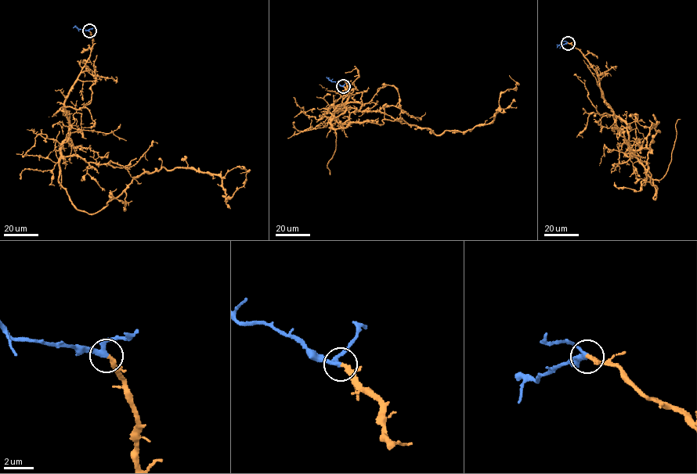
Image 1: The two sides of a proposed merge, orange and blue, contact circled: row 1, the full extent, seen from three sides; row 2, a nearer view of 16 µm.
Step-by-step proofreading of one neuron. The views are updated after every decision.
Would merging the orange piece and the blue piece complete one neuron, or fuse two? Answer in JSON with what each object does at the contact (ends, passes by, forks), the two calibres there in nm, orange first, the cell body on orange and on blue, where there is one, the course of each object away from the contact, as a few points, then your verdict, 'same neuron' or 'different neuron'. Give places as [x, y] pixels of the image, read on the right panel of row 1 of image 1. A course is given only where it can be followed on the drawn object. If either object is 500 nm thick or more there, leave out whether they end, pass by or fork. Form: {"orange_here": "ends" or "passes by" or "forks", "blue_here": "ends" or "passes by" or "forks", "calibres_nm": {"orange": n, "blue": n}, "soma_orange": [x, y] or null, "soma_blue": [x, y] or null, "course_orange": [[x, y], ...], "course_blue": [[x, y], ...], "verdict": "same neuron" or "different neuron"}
{"orange_here": "ends", "blue_here": "passes by", "calibres_nm": {"orange": 280, "blue": 260}, "soma_orange": null, "soma_blue": null, "course_orange": [[568, 43], [625, 123], [655, 199], [647, 163], [658, 123], [638, 150], [615, 123], [607, 128]], "course_blue": [[568, 43], [556, 48]], "verdict": "same neuron"}

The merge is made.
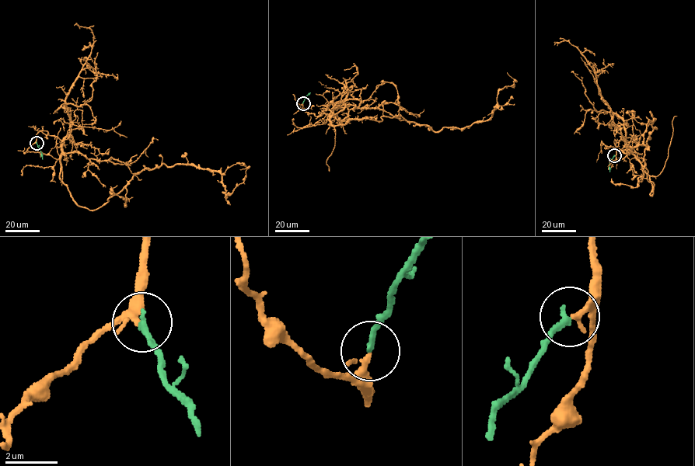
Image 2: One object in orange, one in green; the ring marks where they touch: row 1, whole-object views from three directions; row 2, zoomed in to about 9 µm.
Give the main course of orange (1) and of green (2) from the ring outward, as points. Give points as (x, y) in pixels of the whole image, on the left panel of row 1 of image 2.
1: (36, 143), (40, 130), (62, 141), (60, 177), (89, 210), (163, 164), (215, 170), (225, 196), (239, 169)
2: (36, 143), (43, 159)

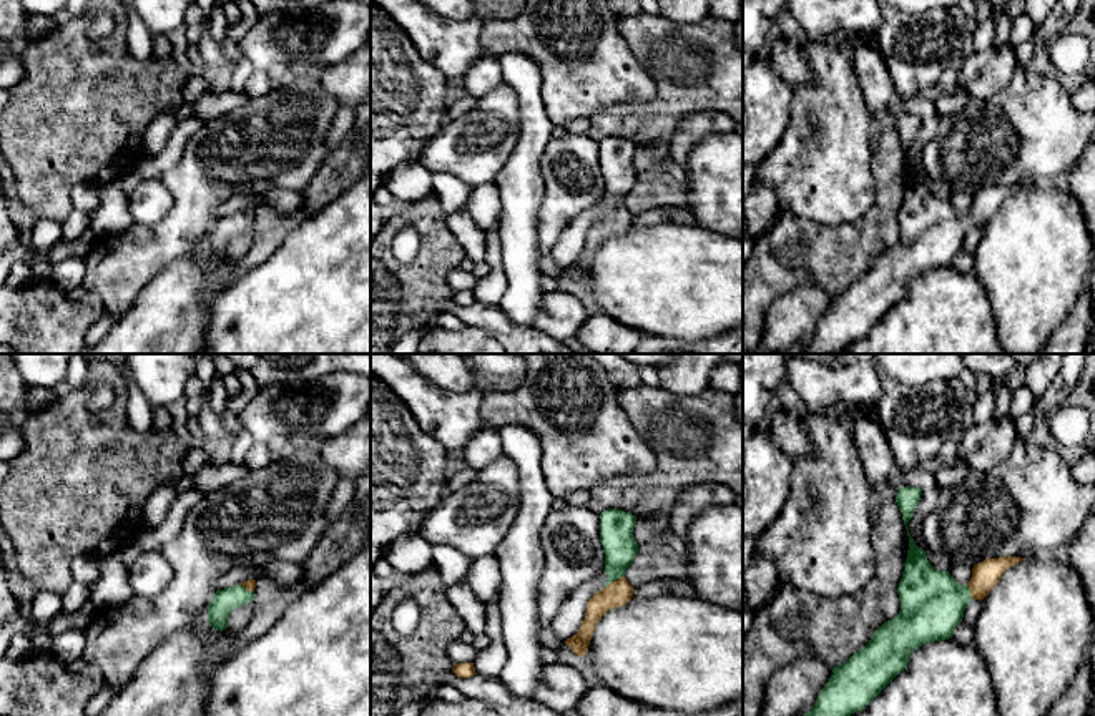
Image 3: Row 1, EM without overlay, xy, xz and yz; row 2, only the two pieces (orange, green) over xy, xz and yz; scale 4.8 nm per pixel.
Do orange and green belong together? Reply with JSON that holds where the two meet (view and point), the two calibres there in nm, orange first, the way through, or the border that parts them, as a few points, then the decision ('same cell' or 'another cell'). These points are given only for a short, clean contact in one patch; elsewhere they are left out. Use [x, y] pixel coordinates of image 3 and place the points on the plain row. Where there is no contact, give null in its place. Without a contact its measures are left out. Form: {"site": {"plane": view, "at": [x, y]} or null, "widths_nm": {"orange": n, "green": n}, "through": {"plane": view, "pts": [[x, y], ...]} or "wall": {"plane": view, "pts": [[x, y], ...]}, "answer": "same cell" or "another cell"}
{"site": {"plane": "xz", "at": [615, 208]}, "widths_nm": {"orange": 120, "green": 160}, "through": {"plane": "xz", "pts": [[617, 221], [615, 208], [615, 156]]}, "answer": "same cell"}

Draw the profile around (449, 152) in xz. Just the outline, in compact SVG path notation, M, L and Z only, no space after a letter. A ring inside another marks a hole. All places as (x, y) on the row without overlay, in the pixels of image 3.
M502 81L477 98L475 108L462 118L445 121L440 133L429 141L419 163L430 173L450 173L474 188L497 179L518 140L518 98L515 90ZM490 121L495 125L490 133L495 133L497 140L485 148L470 146L469 138L485 136L472 133L470 128Z

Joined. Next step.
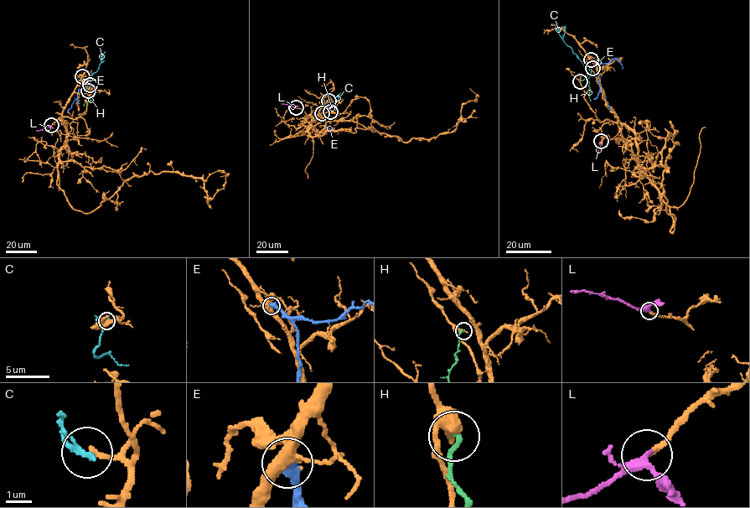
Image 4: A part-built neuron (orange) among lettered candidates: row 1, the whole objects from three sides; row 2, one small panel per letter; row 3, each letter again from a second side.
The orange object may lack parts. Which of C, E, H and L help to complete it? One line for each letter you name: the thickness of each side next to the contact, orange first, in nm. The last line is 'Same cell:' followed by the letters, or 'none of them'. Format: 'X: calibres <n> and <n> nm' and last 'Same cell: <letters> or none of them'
L: calibres 200 and 280 nm
Same cell: L

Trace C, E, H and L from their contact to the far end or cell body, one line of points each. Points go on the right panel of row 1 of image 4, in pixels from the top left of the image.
C: (580, 81), (587, 76), (583, 64), (564, 41), (554, 24)
E: (591, 59), (597, 64), (599, 90), (610, 112)
H: (592, 68), (588, 80), (590, 101)
L: (601, 141), (597, 156)

